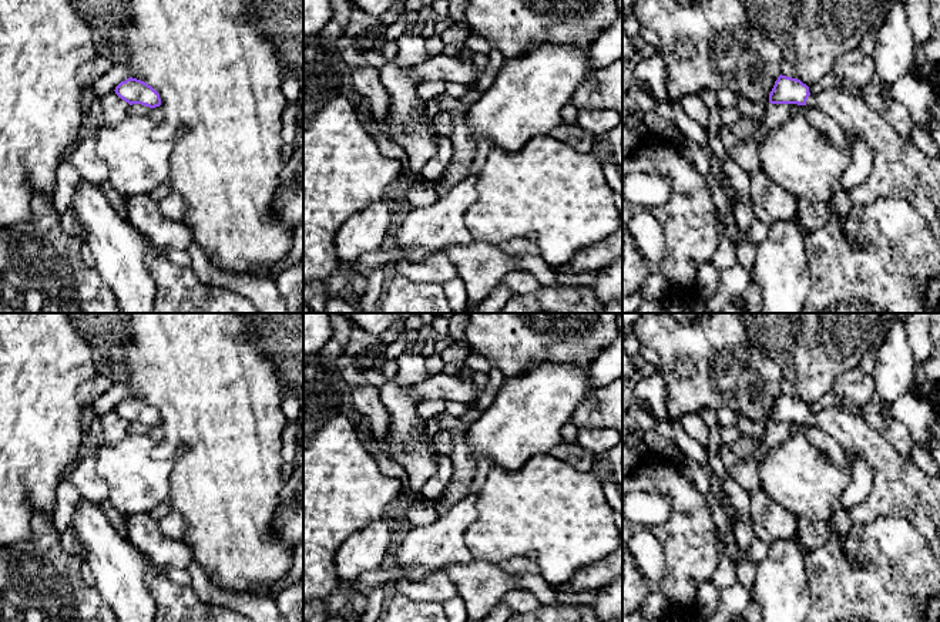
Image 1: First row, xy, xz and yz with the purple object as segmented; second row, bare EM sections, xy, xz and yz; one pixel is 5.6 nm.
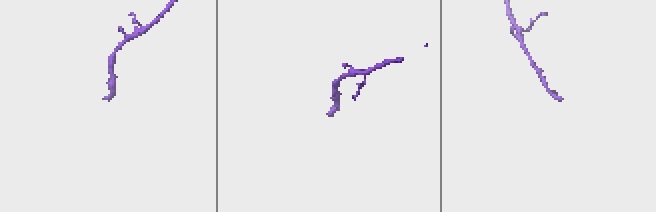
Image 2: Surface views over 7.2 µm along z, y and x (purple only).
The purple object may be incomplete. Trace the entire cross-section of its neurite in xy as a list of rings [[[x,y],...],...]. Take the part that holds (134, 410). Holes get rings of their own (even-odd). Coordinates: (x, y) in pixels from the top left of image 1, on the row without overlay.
[[[132,396],[121,400],[114,410],[121,418],[128,421],[130,424],[141,423],[150,427],[161,424],[161,417],[157,408],[154,408],[147,401]]]

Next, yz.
[[[780,393],[769,413],[769,421],[815,427],[830,436],[845,451],[857,455],[873,474],[873,490],[863,502],[847,511],[853,525],[870,524],[879,517],[909,520],[926,537],[940,565],[940,475],[930,477],[910,457],[903,457],[860,413],[827,407],[812,414],[800,399]]]

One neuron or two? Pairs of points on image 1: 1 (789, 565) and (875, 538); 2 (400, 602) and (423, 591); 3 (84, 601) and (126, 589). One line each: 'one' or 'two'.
1: two
2: two
3: two

